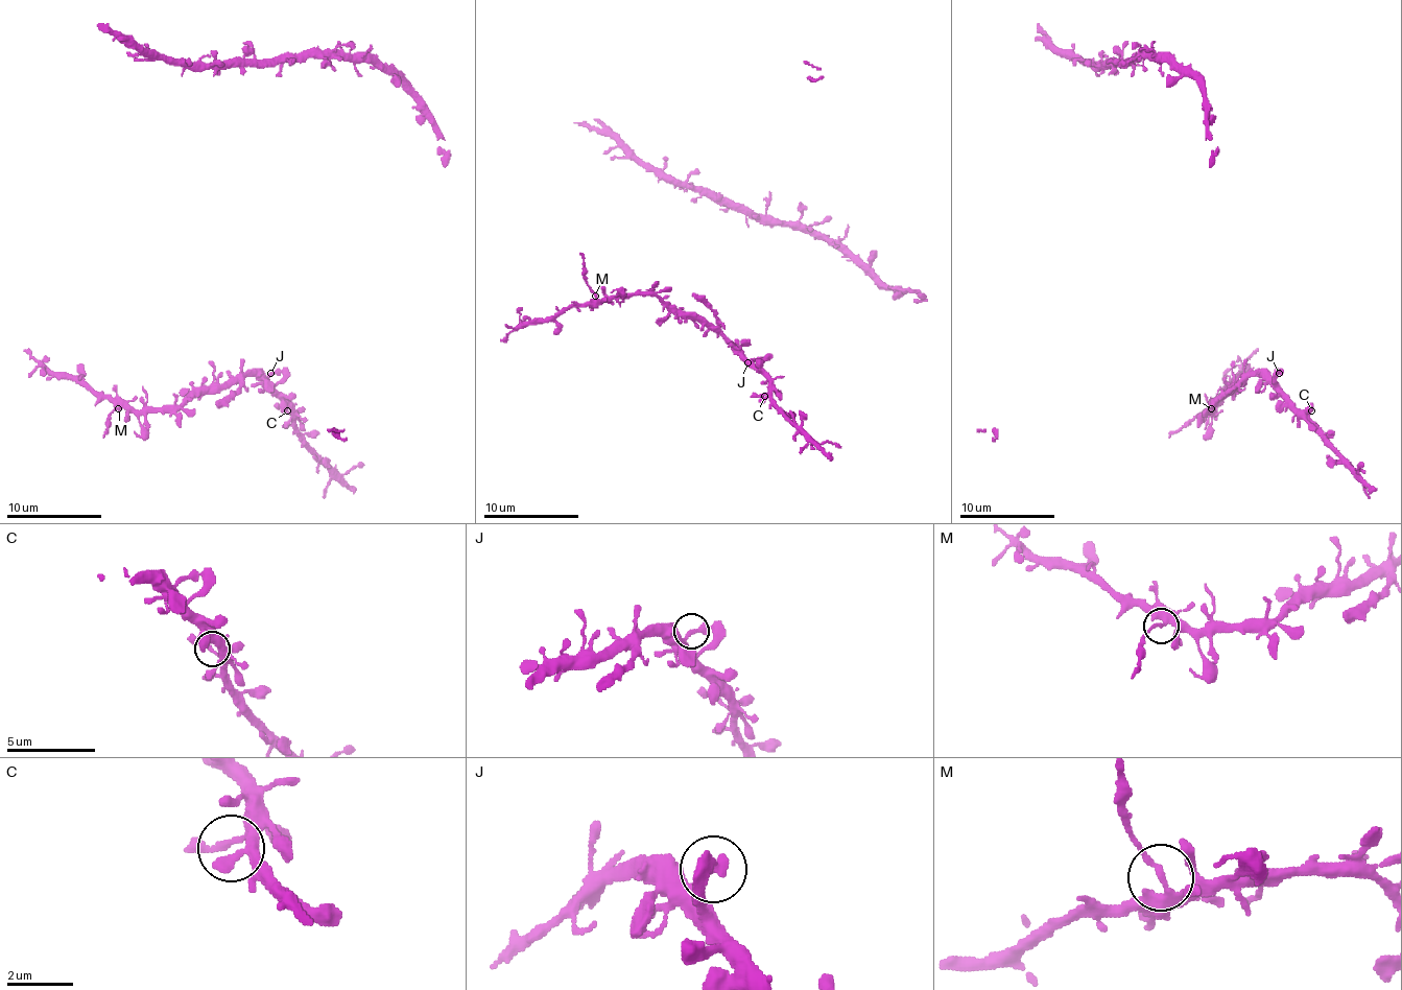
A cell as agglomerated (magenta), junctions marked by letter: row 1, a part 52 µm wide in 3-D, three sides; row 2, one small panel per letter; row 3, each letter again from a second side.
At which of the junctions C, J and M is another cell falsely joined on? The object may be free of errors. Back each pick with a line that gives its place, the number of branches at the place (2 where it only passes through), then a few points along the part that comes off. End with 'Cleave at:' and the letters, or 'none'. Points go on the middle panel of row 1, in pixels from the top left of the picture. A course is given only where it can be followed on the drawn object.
M: place (595, 296); branches 2; course (596, 297), (586, 280), (579, 254)
Cleave at: M

